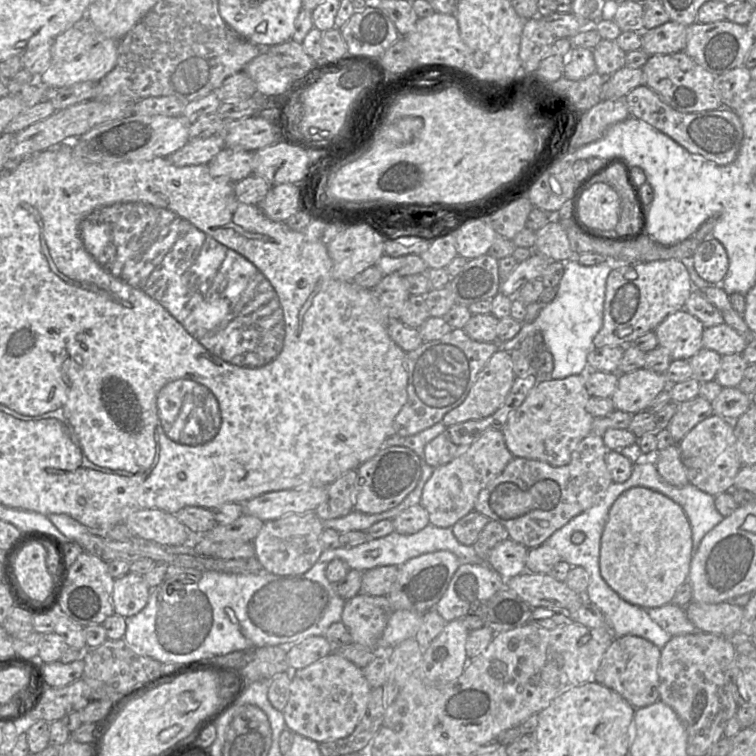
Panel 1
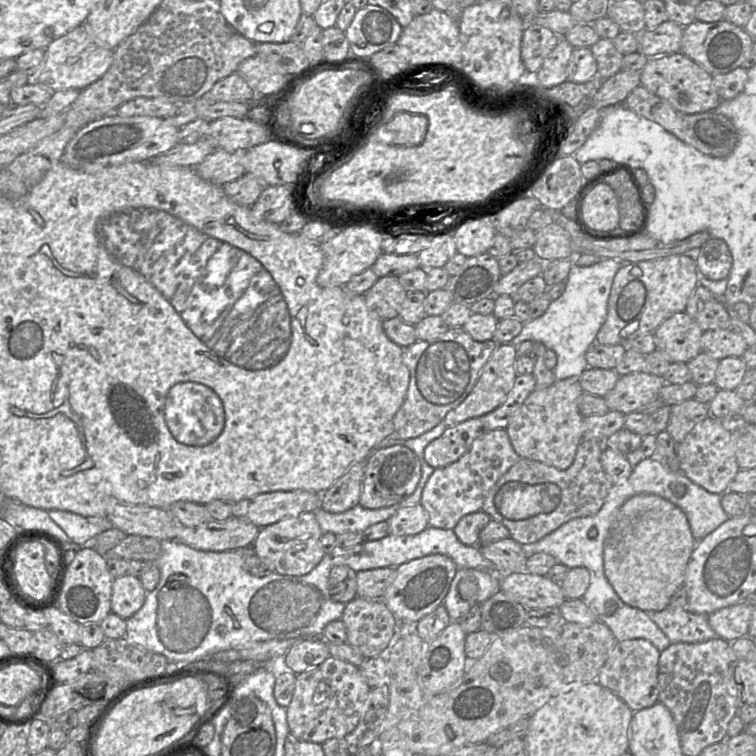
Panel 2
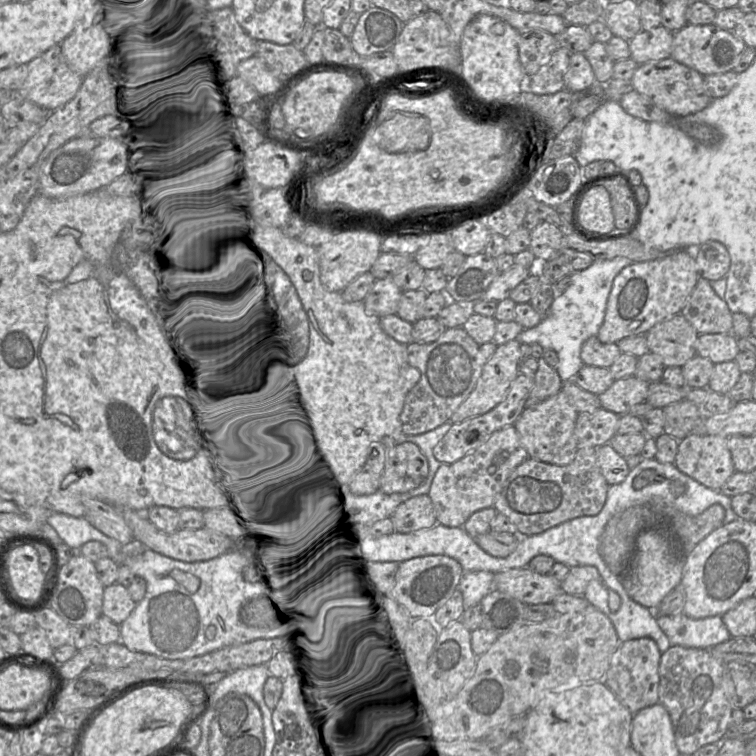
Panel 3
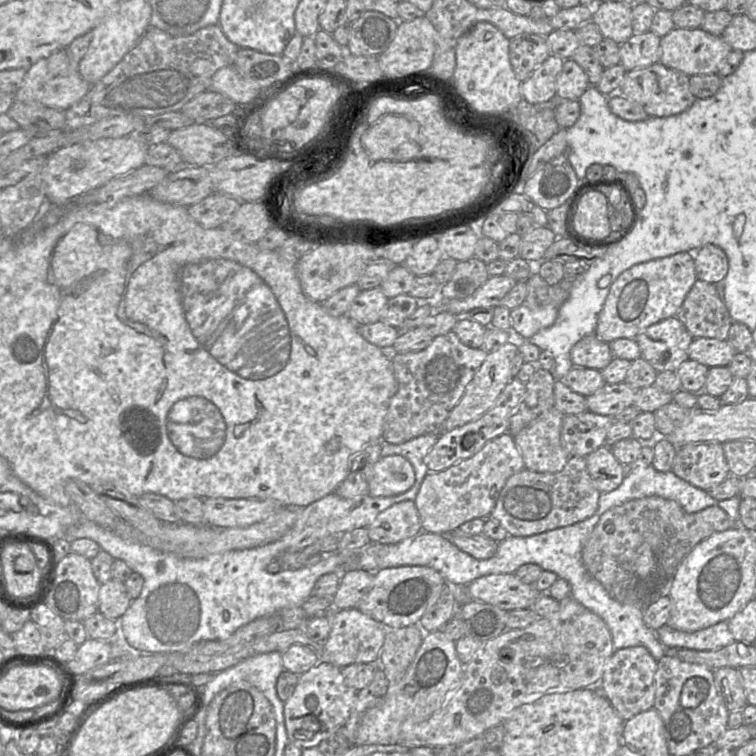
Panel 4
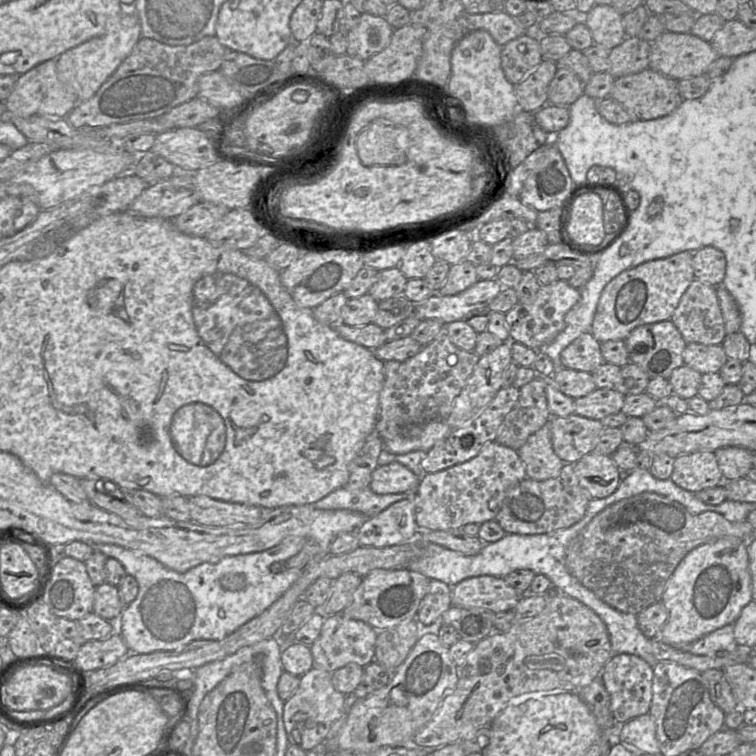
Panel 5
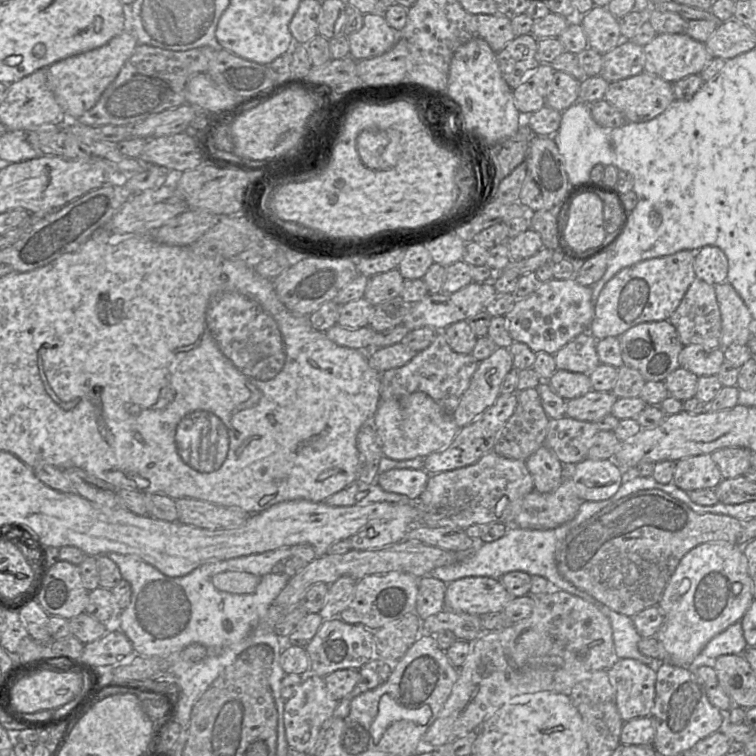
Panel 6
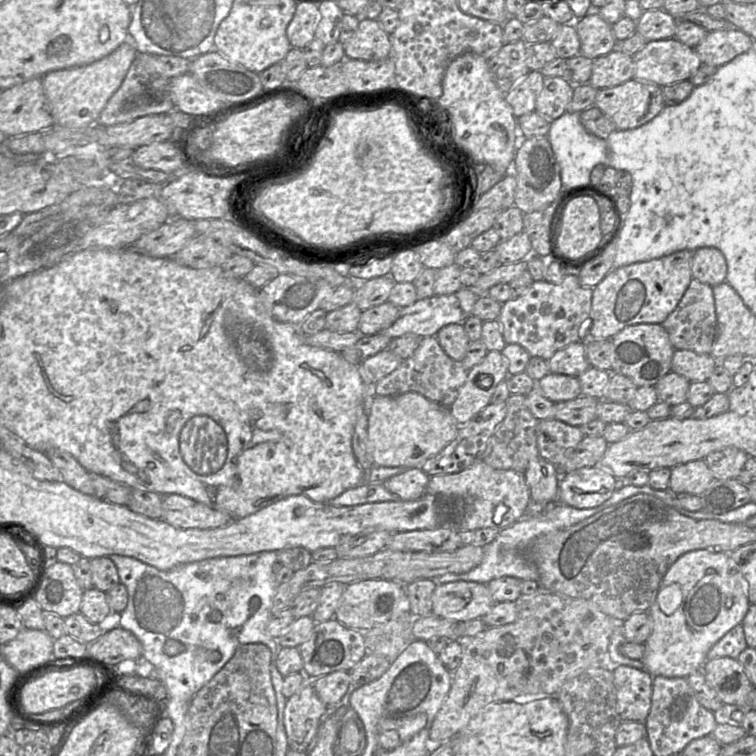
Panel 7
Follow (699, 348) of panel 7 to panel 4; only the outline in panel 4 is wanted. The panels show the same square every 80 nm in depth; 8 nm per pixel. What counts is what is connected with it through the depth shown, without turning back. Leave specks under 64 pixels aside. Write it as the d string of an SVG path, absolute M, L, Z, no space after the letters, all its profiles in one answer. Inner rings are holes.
M697 279L676 317L695 338L727 340L733 321L714 284Z

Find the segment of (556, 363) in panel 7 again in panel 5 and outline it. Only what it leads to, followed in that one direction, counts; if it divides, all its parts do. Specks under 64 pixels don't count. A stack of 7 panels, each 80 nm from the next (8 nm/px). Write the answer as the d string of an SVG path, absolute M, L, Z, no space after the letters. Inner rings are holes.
M591 332L582 333L562 350L562 368L593 373L605 362L601 344Z

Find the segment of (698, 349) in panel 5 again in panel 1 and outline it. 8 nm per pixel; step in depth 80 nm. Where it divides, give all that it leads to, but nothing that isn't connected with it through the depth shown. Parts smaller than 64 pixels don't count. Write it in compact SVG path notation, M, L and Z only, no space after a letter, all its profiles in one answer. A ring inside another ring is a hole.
M726 323L705 328L702 335L703 348L713 350L721 356L742 354L749 339Z

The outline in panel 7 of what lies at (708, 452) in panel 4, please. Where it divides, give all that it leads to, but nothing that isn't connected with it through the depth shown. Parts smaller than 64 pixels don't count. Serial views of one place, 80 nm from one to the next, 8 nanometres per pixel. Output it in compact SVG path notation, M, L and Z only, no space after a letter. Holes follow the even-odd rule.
M704 459L694 460L671 468L669 489L676 494L702 495L715 481Z

